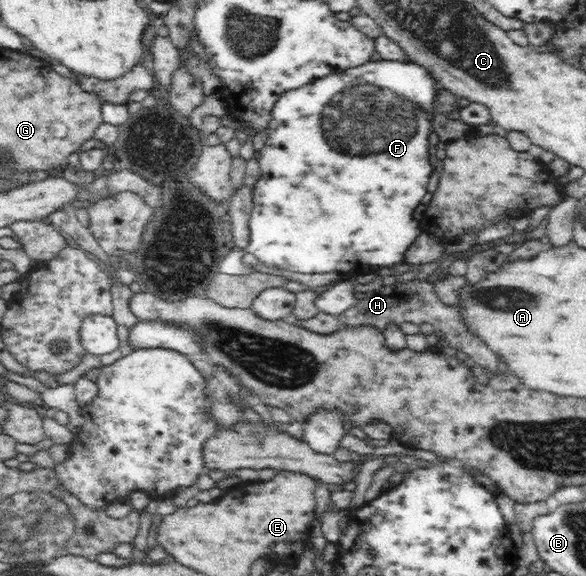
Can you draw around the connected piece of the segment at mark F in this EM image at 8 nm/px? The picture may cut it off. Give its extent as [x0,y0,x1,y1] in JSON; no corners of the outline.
[244,57,439,276]

